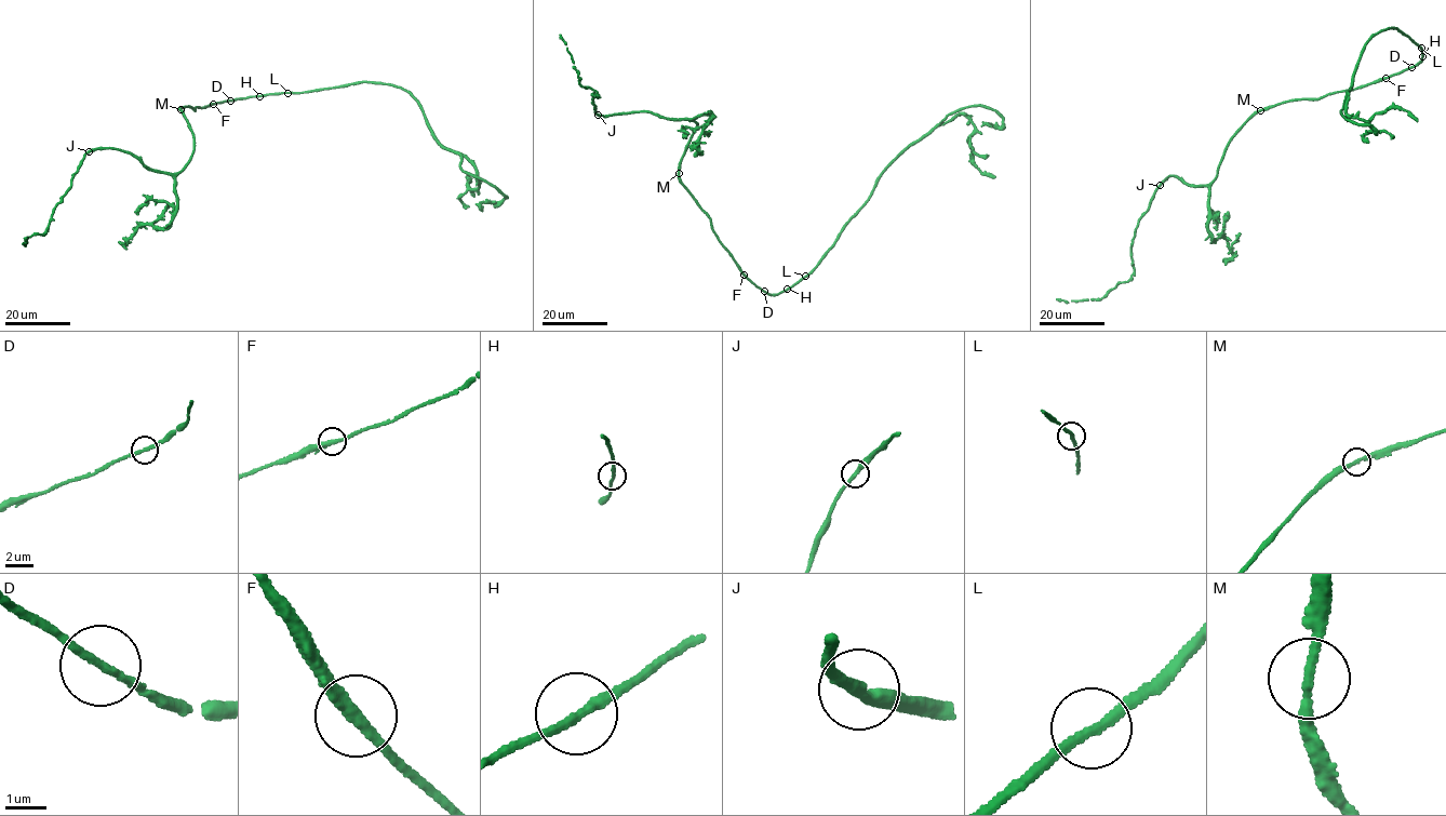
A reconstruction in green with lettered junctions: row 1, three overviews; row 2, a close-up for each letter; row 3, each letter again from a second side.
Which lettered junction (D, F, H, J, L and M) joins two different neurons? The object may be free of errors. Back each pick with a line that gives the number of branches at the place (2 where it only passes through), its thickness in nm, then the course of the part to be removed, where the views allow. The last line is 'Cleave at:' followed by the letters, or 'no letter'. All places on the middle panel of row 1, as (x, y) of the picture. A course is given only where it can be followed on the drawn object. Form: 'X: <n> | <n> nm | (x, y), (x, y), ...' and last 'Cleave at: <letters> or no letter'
Cleave at: no letter

